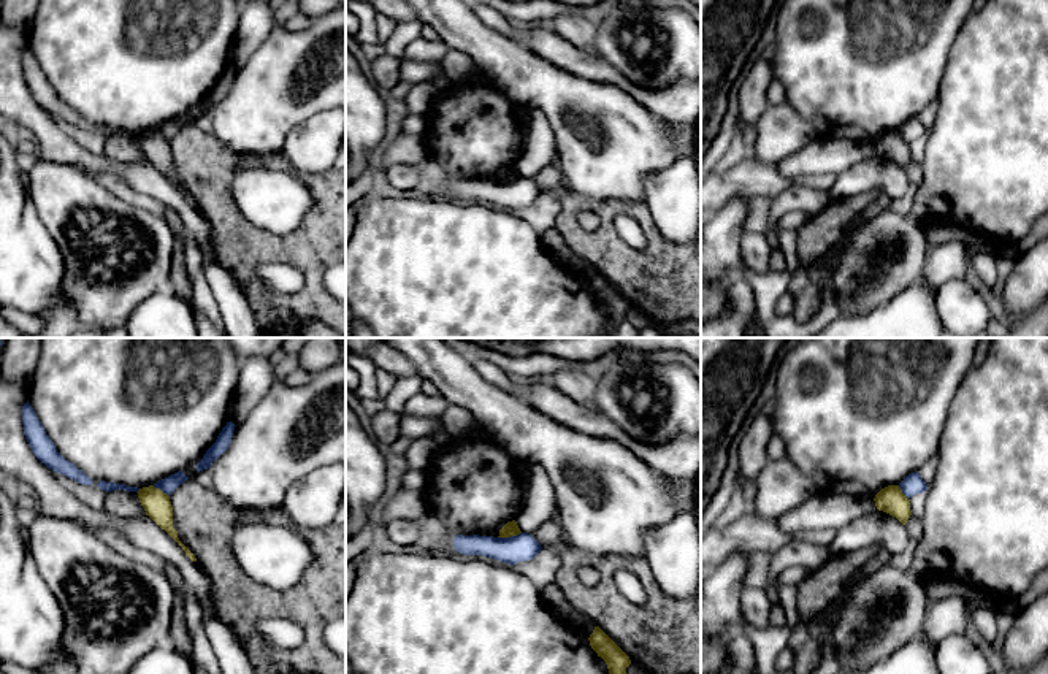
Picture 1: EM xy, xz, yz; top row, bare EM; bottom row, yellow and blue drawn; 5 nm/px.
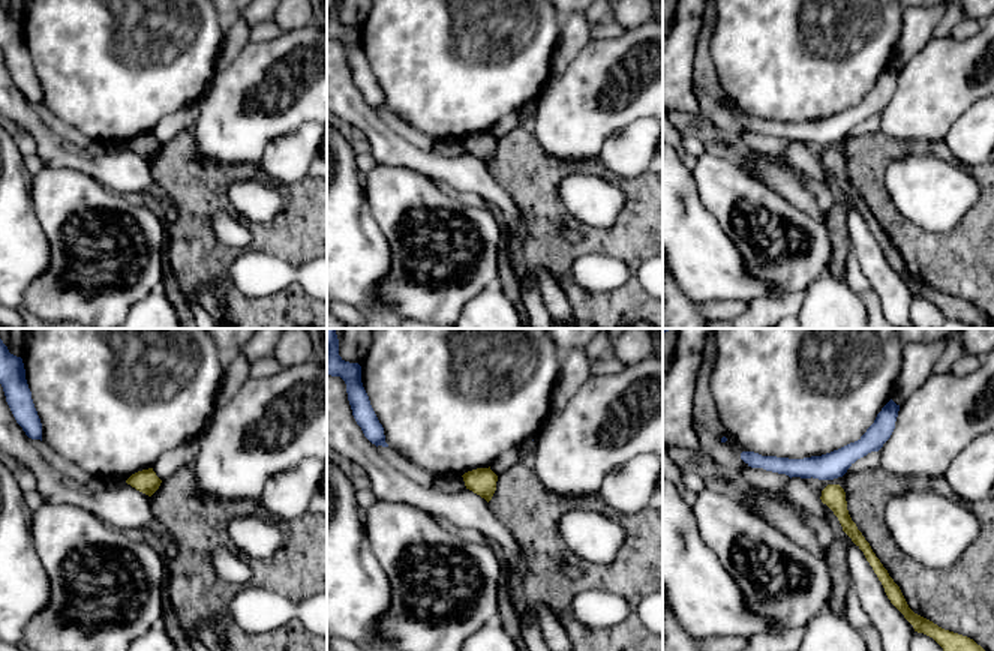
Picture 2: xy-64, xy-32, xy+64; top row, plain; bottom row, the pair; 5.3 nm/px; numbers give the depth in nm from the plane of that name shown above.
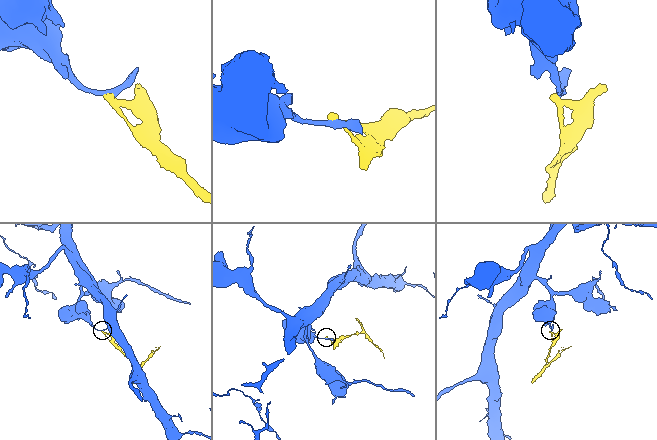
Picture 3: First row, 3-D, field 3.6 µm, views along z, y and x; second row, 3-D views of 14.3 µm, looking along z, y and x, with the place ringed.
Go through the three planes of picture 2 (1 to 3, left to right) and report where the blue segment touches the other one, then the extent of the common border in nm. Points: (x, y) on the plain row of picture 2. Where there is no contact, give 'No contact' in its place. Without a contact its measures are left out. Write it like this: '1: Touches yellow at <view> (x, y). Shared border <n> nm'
1: No contact
2: No contact
3: No contact

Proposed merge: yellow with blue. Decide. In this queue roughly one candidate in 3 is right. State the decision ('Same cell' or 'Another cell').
Another cell

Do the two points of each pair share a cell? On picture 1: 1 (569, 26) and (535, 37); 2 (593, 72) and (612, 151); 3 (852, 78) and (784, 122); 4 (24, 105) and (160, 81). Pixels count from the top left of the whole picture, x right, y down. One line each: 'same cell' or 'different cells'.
1: different cells
2: different cells
3: different cells
4: different cells

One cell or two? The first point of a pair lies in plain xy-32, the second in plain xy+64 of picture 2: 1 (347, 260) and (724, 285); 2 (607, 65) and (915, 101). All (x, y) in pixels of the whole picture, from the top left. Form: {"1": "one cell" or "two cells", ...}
{"1": "one cell", "2": "one cell"}

